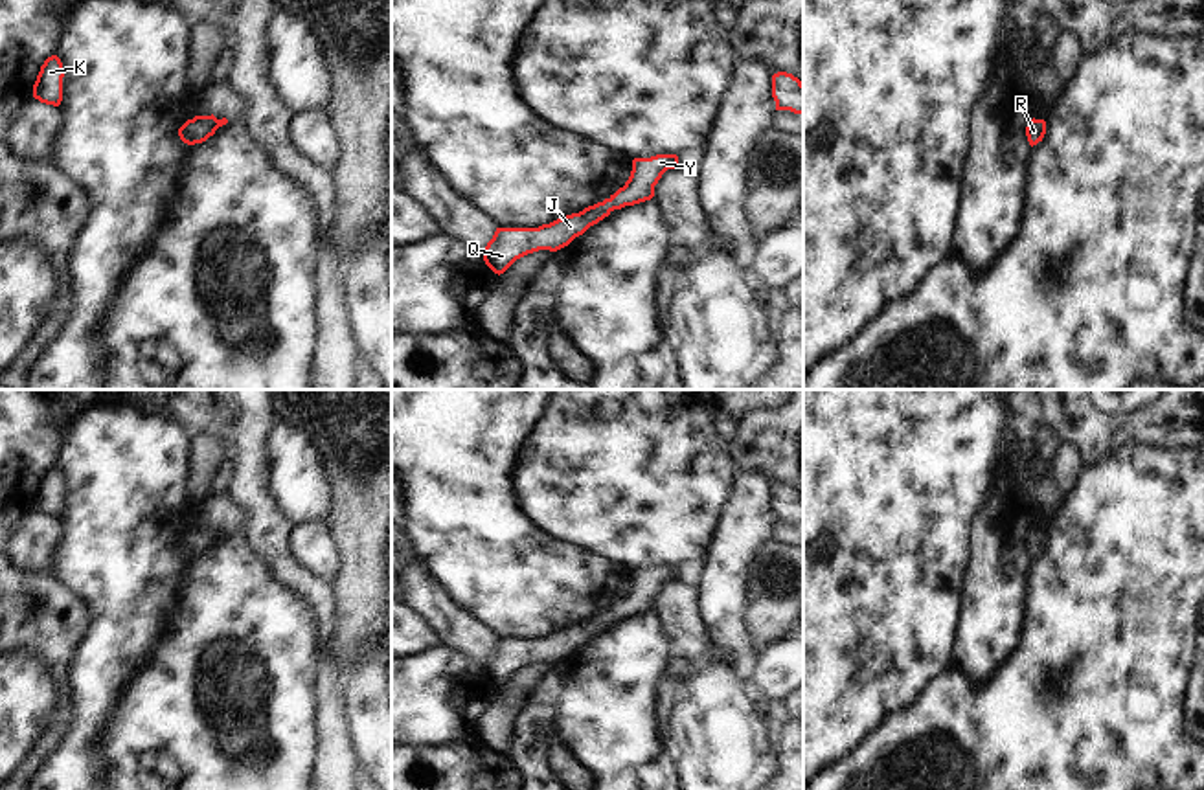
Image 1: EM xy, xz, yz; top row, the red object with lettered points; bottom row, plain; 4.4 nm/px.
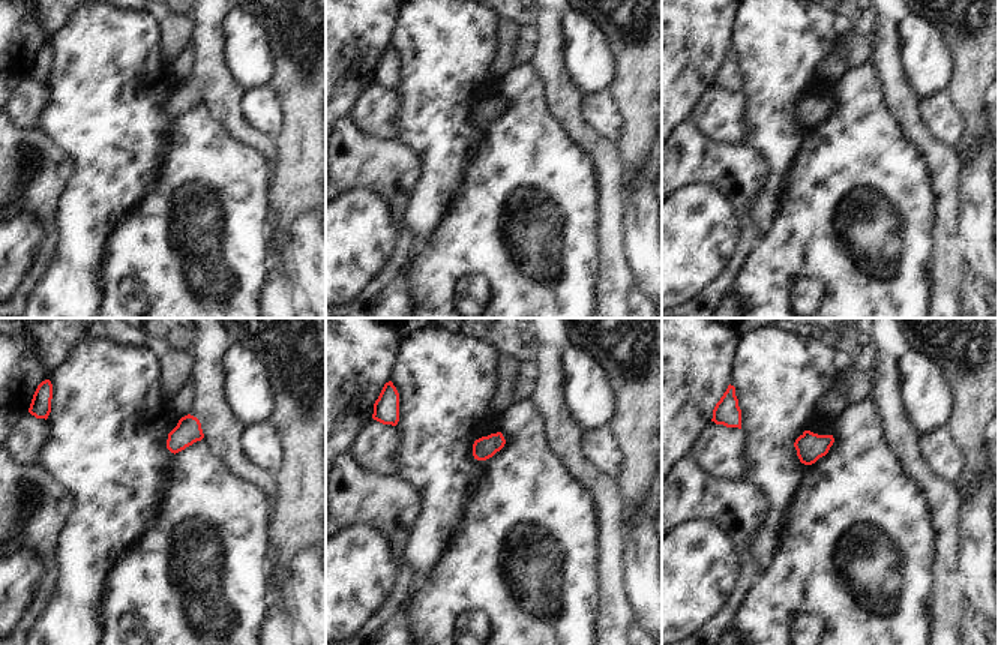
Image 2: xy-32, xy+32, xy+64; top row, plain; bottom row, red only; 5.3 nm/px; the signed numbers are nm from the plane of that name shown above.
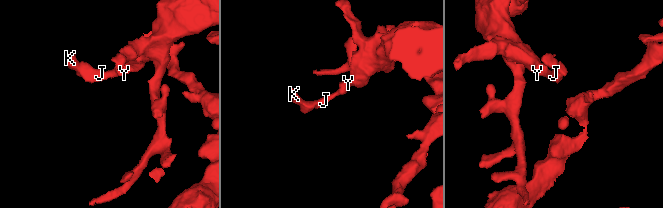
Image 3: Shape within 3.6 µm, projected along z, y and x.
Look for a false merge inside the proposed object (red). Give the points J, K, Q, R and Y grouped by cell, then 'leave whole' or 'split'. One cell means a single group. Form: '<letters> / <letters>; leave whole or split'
J K Q R Y; leave whole

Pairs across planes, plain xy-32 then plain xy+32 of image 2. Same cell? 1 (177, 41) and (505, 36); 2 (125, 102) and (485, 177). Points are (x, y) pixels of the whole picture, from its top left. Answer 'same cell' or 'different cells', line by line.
1: same cell
2: different cells

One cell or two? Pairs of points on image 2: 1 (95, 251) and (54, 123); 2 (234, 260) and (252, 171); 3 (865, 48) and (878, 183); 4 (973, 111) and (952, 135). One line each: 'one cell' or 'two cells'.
1: one cell
2: one cell
3: two cells
4: two cells

